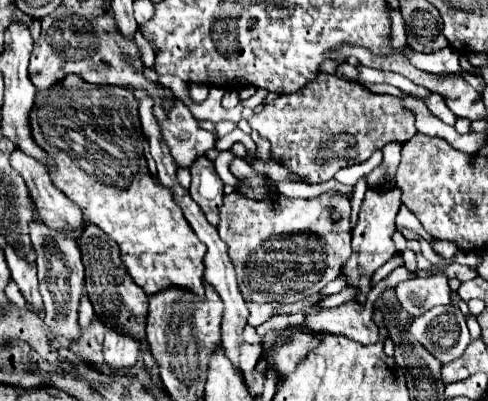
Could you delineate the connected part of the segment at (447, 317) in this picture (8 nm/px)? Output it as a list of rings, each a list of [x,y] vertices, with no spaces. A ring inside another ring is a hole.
[[[453,304],[435,306],[423,316],[415,318],[409,332],[421,342],[441,364],[447,364],[463,354],[471,342],[465,318]]]

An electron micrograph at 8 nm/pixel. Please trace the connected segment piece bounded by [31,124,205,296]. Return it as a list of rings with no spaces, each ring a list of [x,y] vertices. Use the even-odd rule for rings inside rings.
[[[31,124],[31,134],[37,138],[41,148],[49,154],[49,158],[55,162],[55,168],[51,172],[51,180],[55,186],[71,200],[75,202],[81,210],[85,220],[97,224],[103,232],[107,232],[109,238],[113,238],[119,248],[121,248],[121,258],[135,282],[145,290],[145,294],[155,294],[167,286],[183,286],[199,296],[203,296],[203,256],[205,256],[205,246],[195,234],[191,234],[191,226],[187,226],[187,220],[183,218],[183,212],[179,206],[175,206],[171,192],[163,188],[155,180],[155,176],[147,168],[147,160],[143,156],[143,142],[139,140],[91,140],[79,144],[81,148],[75,150],[75,160],[73,160],[73,150],[51,150],[51,144],[39,134],[43,134],[39,126]]]

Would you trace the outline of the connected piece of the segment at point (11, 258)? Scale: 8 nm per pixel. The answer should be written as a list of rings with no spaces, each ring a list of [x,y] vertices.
[[[11,244],[3,246],[5,258],[11,270],[11,278],[17,282],[21,294],[25,296],[27,302],[35,304],[37,308],[41,306],[41,294],[39,294],[39,280],[37,280],[37,266],[33,262],[27,262]]]

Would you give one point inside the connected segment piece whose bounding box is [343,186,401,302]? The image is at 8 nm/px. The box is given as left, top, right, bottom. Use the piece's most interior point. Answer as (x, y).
(372, 246)

